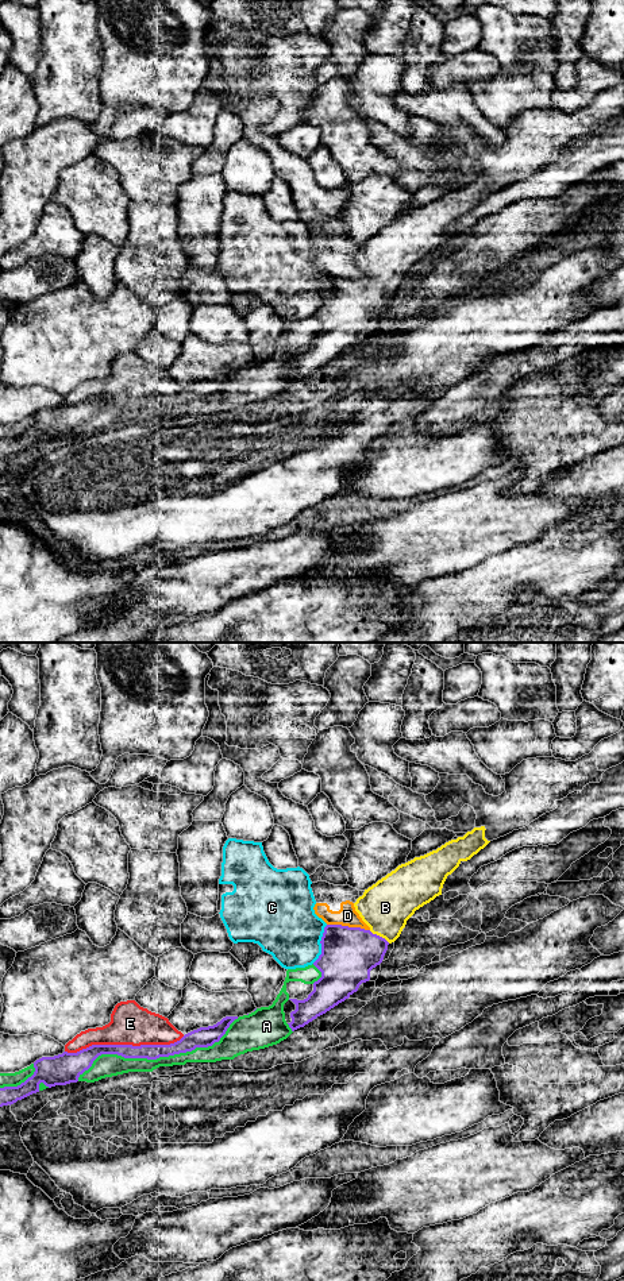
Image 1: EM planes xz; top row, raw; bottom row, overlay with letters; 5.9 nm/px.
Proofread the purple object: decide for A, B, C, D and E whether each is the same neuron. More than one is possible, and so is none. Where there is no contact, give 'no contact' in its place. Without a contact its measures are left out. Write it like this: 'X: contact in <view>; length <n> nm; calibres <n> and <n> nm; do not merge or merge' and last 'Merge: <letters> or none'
A: contact in xz; length 1050 nm; calibres 100 and 110 nm; do not merge
B: contact in xz; length 150 nm; calibres 320 and 300 nm; merge
C: contact in xz; length 240 nm; calibres 320 and 380 nm; do not merge
D: contact in xz; length 260 nm; calibres 320 and 120 nm; do not merge
E: contact in xz; length 700 nm; calibres 110 and 240 nm; do not merge
Merge: B

